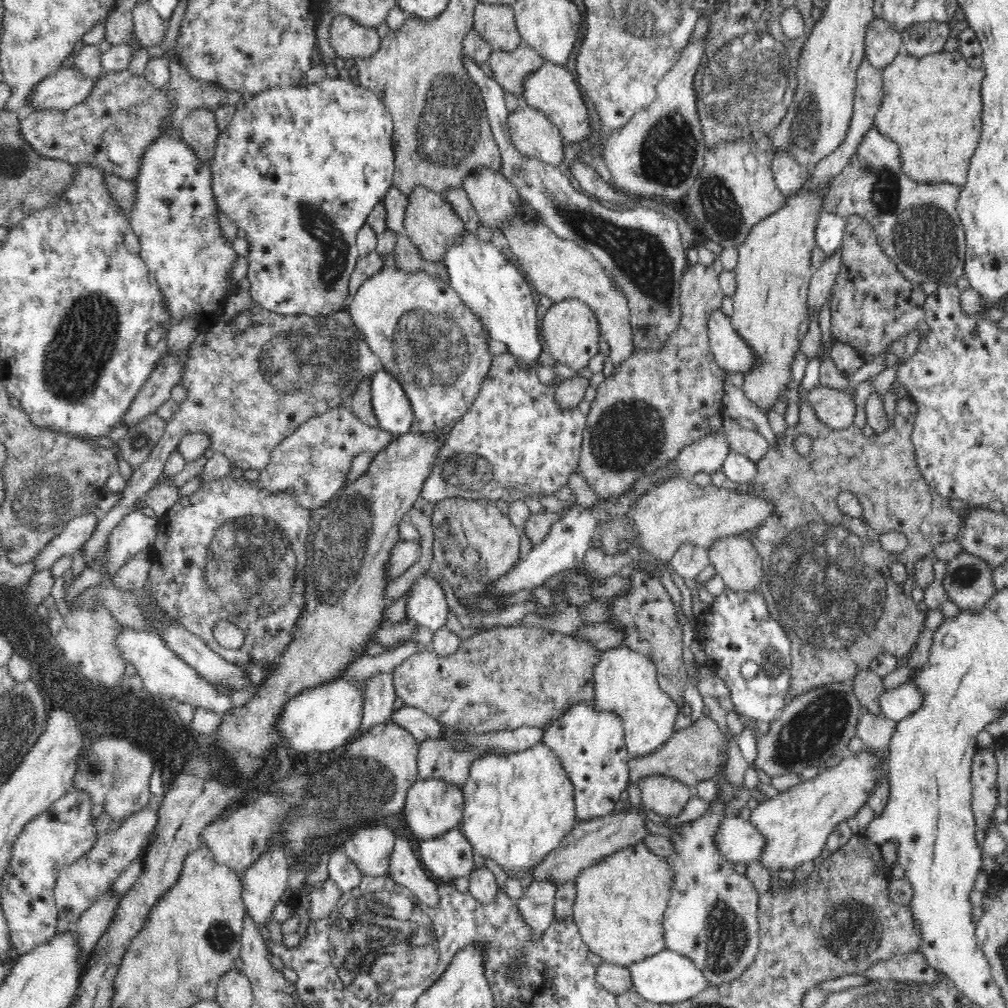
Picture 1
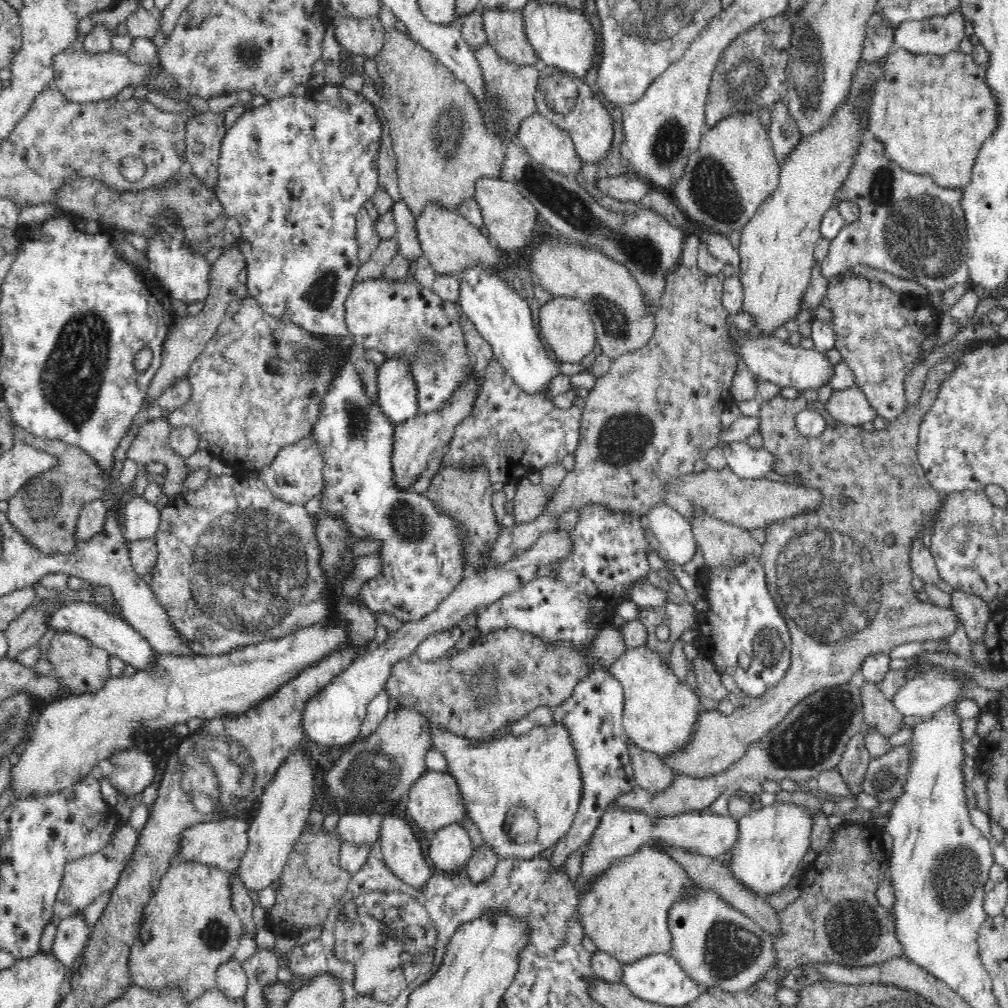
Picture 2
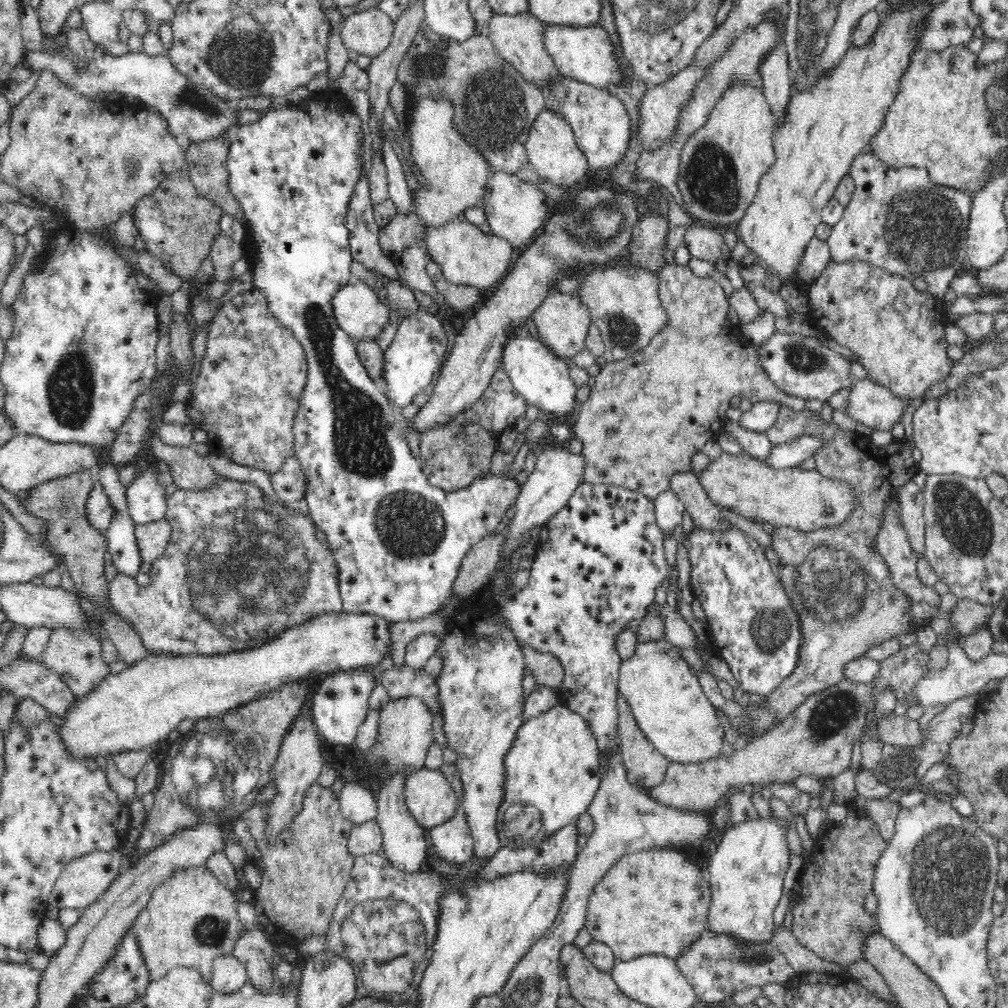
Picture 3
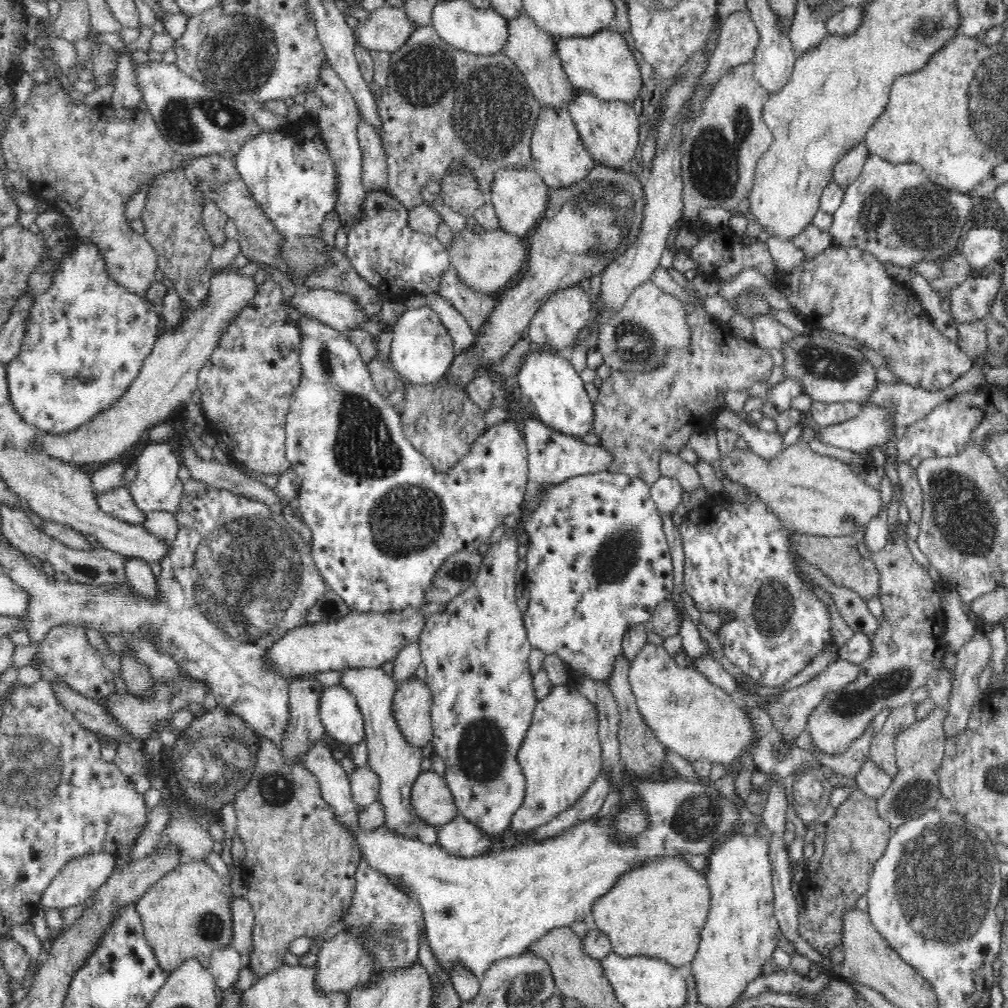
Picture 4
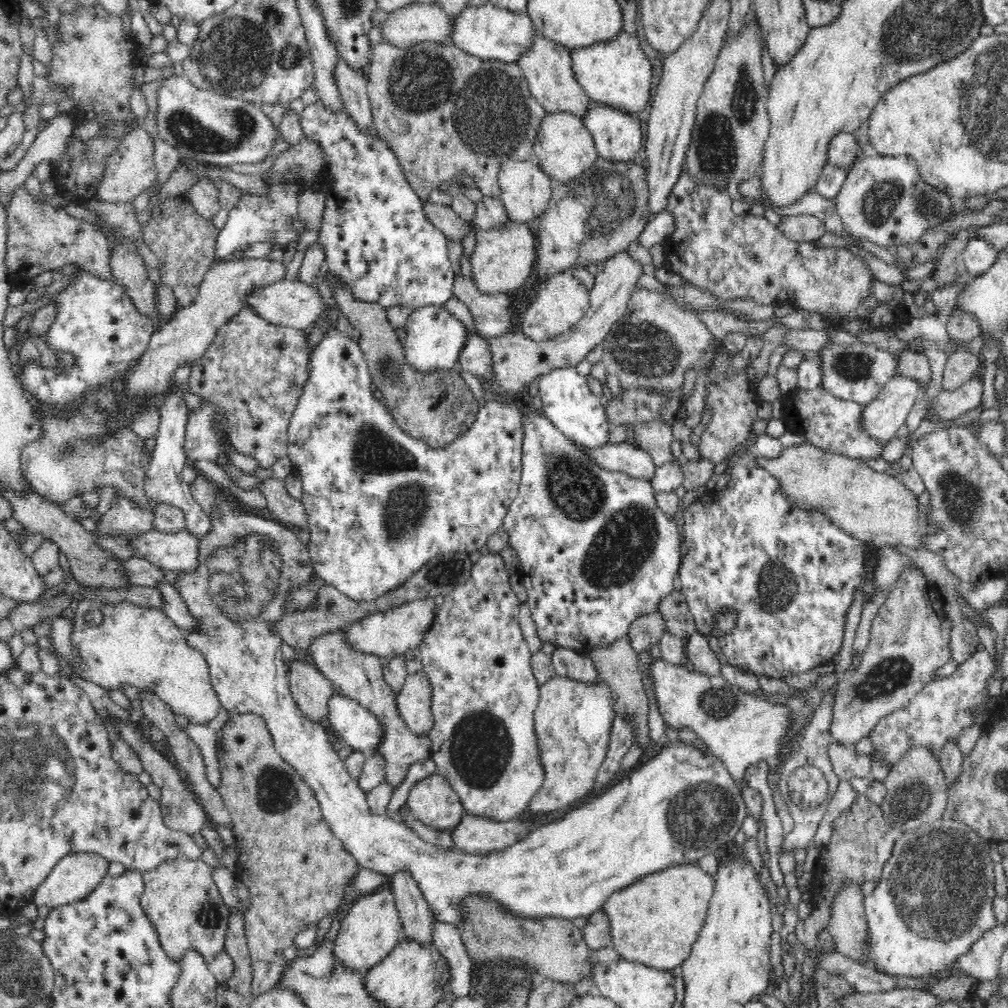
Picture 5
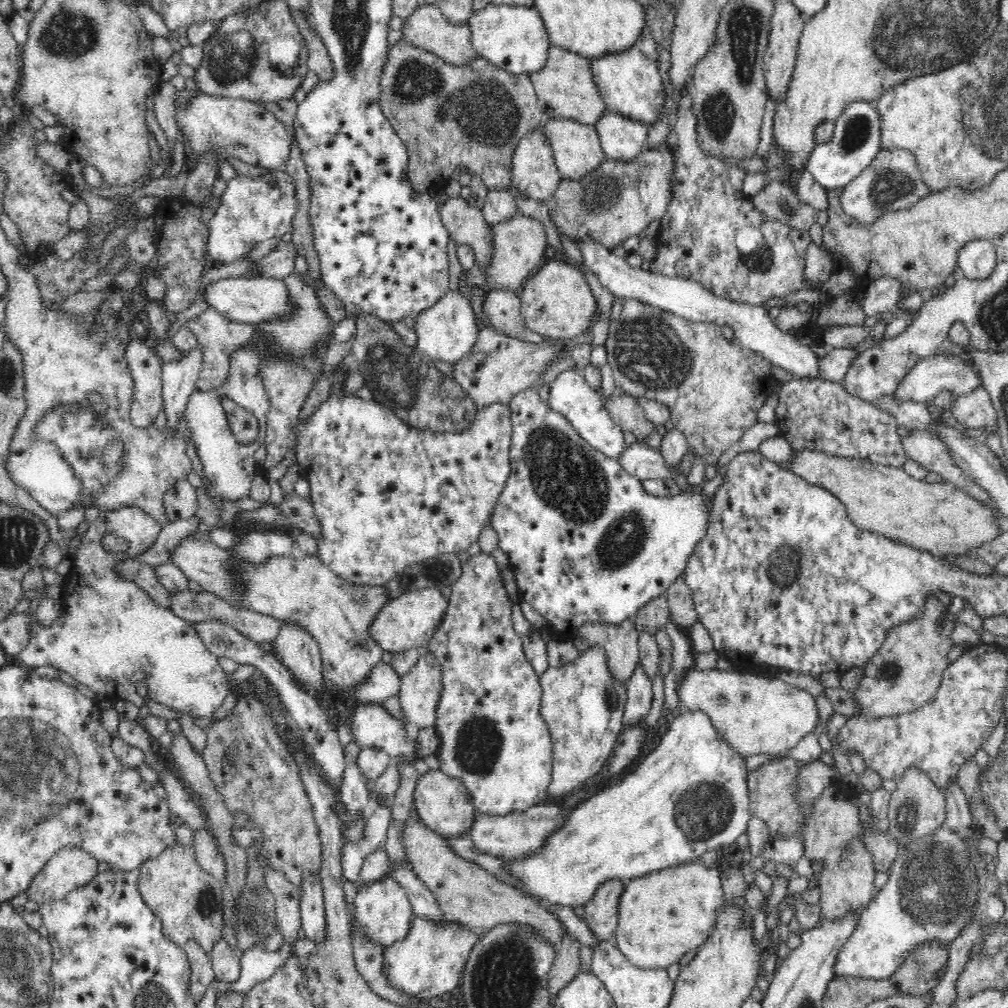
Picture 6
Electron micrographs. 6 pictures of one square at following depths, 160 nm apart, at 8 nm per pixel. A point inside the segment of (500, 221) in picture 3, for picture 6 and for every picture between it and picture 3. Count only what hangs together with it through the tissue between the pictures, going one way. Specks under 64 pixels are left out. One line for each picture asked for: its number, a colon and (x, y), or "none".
4: (519, 196)
5: (526, 189)
6: (534, 174)

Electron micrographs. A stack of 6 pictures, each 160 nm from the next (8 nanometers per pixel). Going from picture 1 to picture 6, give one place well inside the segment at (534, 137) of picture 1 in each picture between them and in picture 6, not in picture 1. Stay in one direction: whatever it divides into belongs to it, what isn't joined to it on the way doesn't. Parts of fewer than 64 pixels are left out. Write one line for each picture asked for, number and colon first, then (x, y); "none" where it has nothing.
2: (545, 142)
3: (553, 153)
4: (558, 155)
5: (564, 148)
6: (577, 150)

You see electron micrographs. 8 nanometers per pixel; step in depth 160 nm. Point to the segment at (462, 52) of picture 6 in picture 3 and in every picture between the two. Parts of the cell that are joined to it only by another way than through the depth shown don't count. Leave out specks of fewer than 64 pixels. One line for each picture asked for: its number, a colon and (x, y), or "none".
3: (369, 33)
4: (387, 29)
5: (416, 23)

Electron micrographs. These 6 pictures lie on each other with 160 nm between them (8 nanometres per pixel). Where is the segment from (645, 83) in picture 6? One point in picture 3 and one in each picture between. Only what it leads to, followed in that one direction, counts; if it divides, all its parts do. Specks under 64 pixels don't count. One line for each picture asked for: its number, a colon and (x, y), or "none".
3: (586, 54)
4: (603, 65)
5: (617, 73)

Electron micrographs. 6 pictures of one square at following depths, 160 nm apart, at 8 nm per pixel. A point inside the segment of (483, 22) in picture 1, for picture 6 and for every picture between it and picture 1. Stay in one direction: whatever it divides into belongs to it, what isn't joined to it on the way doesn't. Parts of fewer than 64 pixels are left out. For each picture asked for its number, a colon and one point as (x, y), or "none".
2: (506, 33)
3: (519, 39)
4: (533, 51)
5: (547, 66)
6: (566, 89)

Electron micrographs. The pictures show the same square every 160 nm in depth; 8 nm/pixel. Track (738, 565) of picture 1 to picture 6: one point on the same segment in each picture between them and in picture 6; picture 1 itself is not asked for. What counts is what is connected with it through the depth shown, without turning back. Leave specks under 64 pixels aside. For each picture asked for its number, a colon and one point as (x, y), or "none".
2: (722, 543)
3: (686, 485)
4: (671, 465)
5: (654, 437)
6: (623, 408)

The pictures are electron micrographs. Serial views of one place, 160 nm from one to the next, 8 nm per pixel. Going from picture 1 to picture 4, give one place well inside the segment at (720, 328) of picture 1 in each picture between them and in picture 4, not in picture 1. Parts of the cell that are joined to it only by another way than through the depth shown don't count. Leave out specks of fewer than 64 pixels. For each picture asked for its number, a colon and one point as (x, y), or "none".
2: (769, 359)
3: (801, 366)
4: (830, 372)

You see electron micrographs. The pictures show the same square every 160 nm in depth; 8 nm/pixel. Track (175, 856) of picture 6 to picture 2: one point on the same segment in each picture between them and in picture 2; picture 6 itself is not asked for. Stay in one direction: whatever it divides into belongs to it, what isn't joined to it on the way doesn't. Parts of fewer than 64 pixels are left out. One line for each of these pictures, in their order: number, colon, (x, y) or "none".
2: (189, 928)
3: (191, 918)
4: (186, 914)
5: (182, 900)

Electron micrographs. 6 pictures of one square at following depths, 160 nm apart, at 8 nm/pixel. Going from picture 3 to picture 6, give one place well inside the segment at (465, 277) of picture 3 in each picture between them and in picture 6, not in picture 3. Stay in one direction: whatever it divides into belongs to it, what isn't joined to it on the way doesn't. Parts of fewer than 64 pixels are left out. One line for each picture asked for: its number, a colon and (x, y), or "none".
4: (487, 263)
5: (503, 258)
6: (519, 244)

